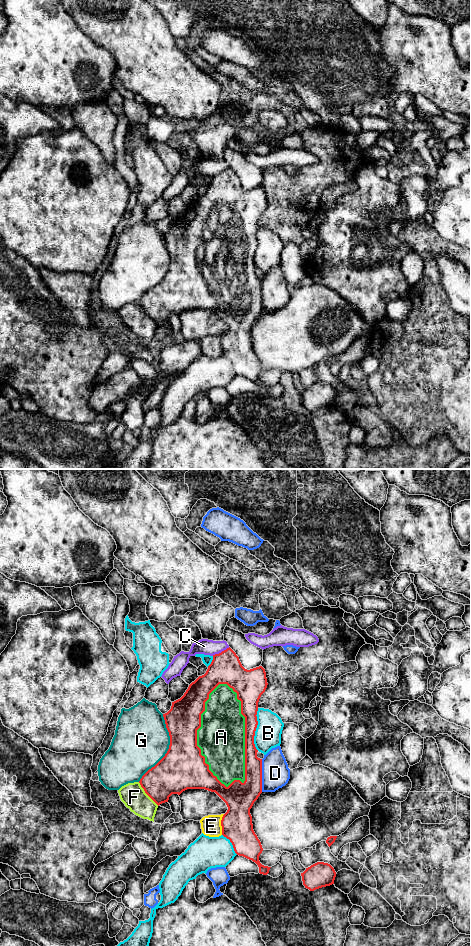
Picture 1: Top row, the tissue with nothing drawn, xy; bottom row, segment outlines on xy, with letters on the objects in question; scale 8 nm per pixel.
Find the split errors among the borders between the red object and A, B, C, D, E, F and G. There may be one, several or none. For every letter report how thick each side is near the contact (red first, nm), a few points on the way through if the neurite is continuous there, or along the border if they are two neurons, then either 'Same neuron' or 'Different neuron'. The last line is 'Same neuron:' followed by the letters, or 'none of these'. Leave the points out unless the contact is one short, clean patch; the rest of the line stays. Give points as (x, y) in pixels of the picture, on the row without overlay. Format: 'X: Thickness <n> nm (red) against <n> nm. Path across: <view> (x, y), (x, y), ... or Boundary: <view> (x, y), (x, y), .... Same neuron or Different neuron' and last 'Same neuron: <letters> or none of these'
A: Thickness 320 nm (red) against 380 nm. Same neuron
B: Thickness 150 nm (red) against 200 nm. Different neuron
C: Thickness 260 nm (red) against 130 nm. Different neuron
D: Thickness 240 nm (red) against 220 nm. Different neuron
E: Thickness 240 nm (red) against 160 nm. Different neuron
F: Thickness 300 nm (red) against 190 nm. Different neuron
G: Thickness 360 nm (red) against 440 nm. Different neuron
Same neuron: A

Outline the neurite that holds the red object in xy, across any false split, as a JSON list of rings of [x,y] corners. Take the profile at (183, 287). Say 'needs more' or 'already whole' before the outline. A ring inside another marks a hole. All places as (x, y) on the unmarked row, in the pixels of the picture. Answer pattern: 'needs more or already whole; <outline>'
needs more; [[[230,167],[213,175],[206,193],[163,234],[170,256],[169,269],[139,301],[158,326],[168,322],[172,314],[180,315],[187,309],[215,312],[228,327],[221,340],[222,355],[230,360],[237,375],[255,382],[263,395],[271,387],[259,381],[263,368],[253,350],[250,329],[262,313],[262,279],[257,277],[254,256],[258,222],[267,205],[265,189],[245,189]]]

